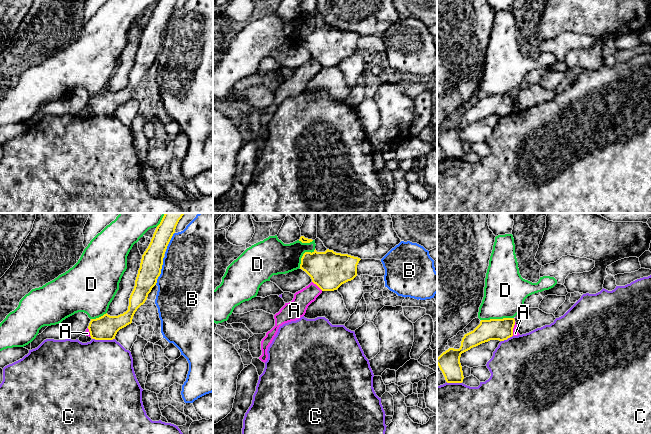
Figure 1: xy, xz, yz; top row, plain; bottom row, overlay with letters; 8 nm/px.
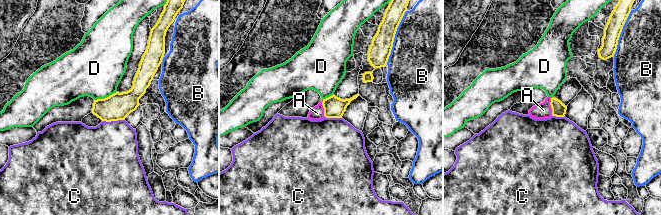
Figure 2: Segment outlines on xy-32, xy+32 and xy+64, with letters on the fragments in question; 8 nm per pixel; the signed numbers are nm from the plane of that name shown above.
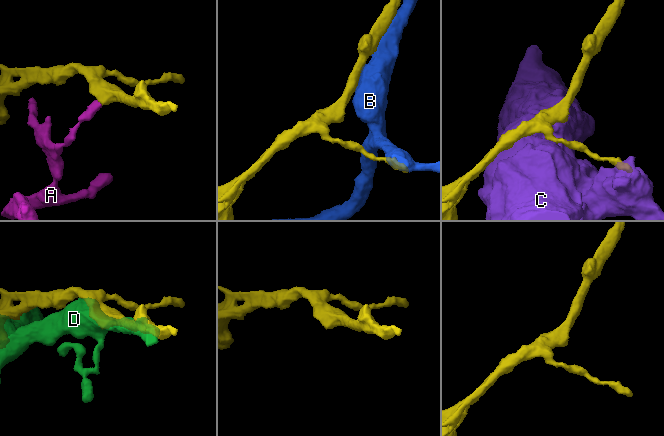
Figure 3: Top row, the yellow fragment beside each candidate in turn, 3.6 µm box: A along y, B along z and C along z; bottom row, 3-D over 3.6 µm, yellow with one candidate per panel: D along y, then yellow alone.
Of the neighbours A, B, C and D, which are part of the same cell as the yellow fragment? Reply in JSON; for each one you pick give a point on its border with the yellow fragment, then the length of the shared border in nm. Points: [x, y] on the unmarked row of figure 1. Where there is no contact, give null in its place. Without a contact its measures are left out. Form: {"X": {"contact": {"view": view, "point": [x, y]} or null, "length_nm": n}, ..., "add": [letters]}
{"add": []}

